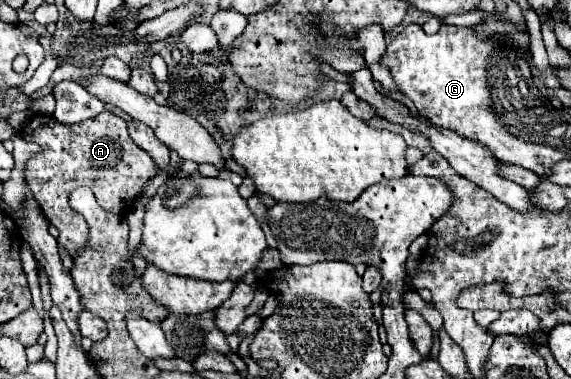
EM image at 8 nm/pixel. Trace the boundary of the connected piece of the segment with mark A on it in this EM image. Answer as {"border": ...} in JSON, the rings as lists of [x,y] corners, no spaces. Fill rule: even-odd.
{"border":[[[102,111],[98,117],[94,119],[86,119],[82,123],[74,123],[74,125],[64,125],[64,123],[58,123],[52,115],[32,115],[24,127],[20,129],[20,135],[26,139],[26,141],[32,141],[36,145],[42,147],[40,153],[32,155],[26,163],[26,181],[32,189],[32,195],[36,197],[42,213],[46,215],[46,219],[58,227],[60,231],[60,237],[58,237],[58,243],[74,257],[76,251],[88,241],[88,223],[82,215],[78,215],[70,205],[68,205],[68,197],[70,193],[76,189],[76,187],[90,187],[96,201],[100,203],[100,207],[104,207],[106,211],[110,213],[116,213],[116,215],[124,215],[128,213],[128,209],[134,205],[136,201],[136,195],[140,193],[140,189],[144,187],[144,183],[148,179],[152,179],[156,173],[158,173],[158,167],[154,163],[154,159],[144,151],[140,149],[128,135],[128,129],[126,129],[126,121],[122,117],[116,117],[114,113],[110,111]]]}

